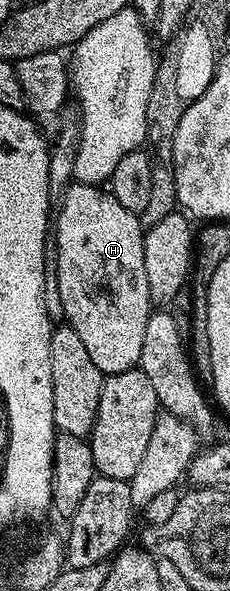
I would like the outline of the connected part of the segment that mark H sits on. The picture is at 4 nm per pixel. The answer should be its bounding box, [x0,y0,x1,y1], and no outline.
[54,182,154,376]

